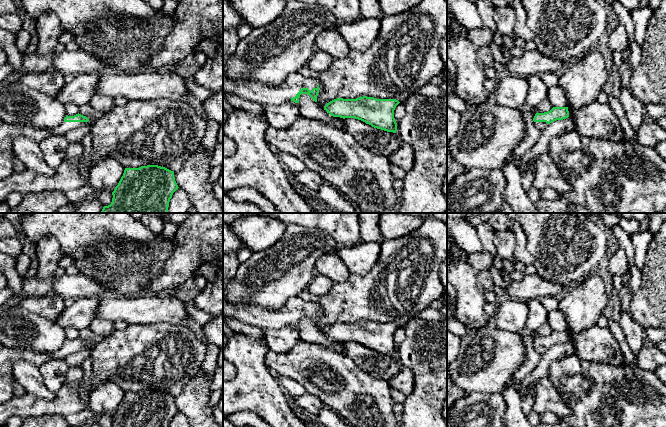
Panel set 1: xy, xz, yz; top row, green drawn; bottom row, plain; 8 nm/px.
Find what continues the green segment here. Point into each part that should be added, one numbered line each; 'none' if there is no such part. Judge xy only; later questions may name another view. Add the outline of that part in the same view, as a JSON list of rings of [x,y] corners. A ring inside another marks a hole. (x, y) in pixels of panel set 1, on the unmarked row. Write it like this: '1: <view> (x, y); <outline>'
1: xy (8, 356); [[[0,343],[0,377],[13,377],[13,366],[18,361],[27,361],[39,367],[51,359],[65,359],[86,346],[62,346],[55,354],[42,354],[32,350],[5,347]]]

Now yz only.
1: yz (541, 350); [[[534,346],[535,350],[540,354],[544,354],[548,348],[546,346]]]

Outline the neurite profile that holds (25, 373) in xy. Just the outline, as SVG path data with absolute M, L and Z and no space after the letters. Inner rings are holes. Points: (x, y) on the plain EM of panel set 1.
M18 361L13 366L14 379L24 388L25 392L38 398L53 400L56 392L49 391L39 372L39 368L27 361Z

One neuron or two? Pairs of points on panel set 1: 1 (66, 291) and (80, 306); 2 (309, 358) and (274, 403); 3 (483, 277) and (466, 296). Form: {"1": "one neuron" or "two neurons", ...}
{"1": "two neurons", "2": "two neurons", "3": "two neurons"}

